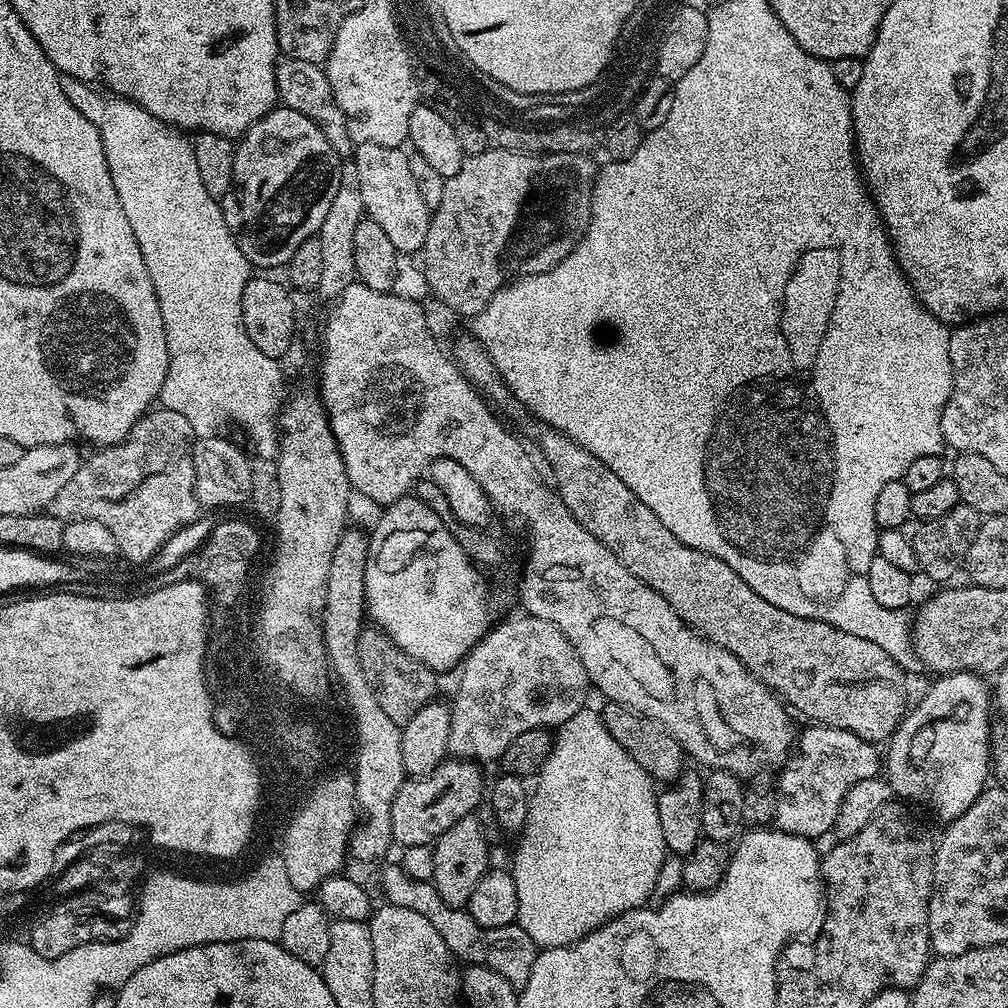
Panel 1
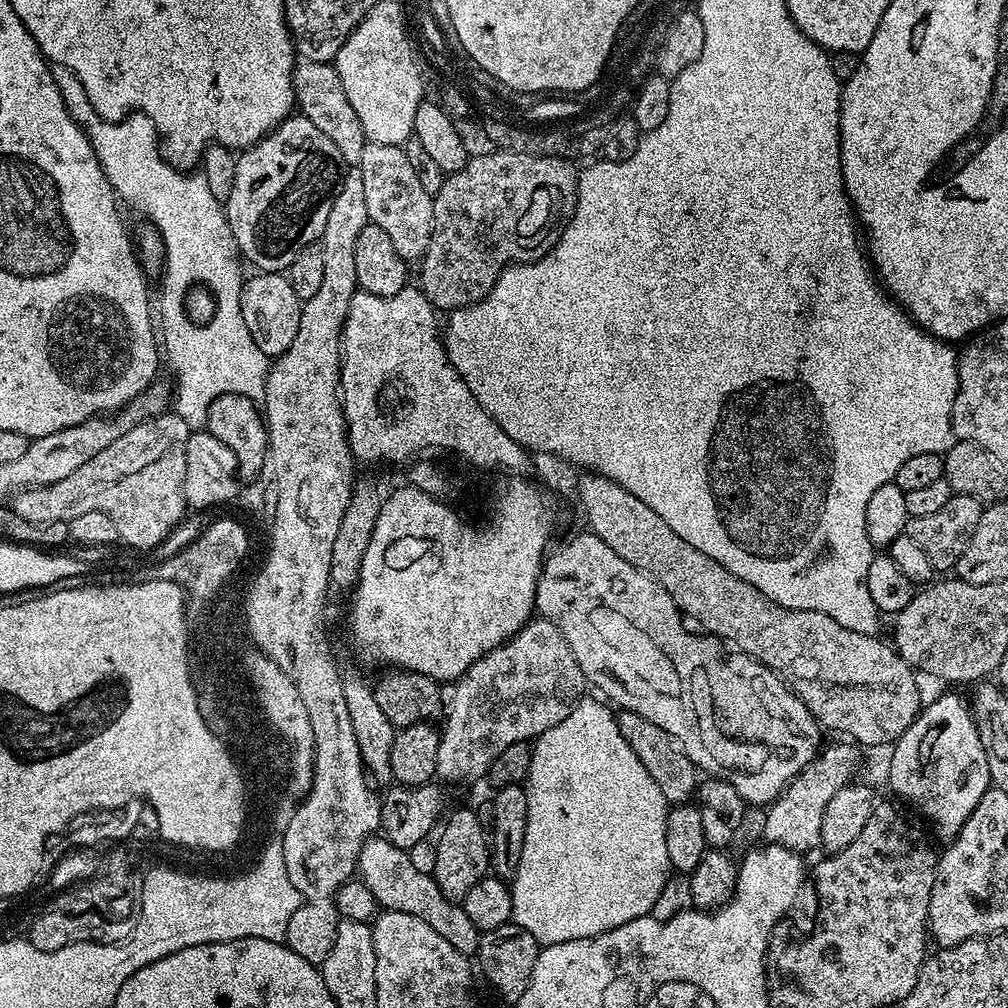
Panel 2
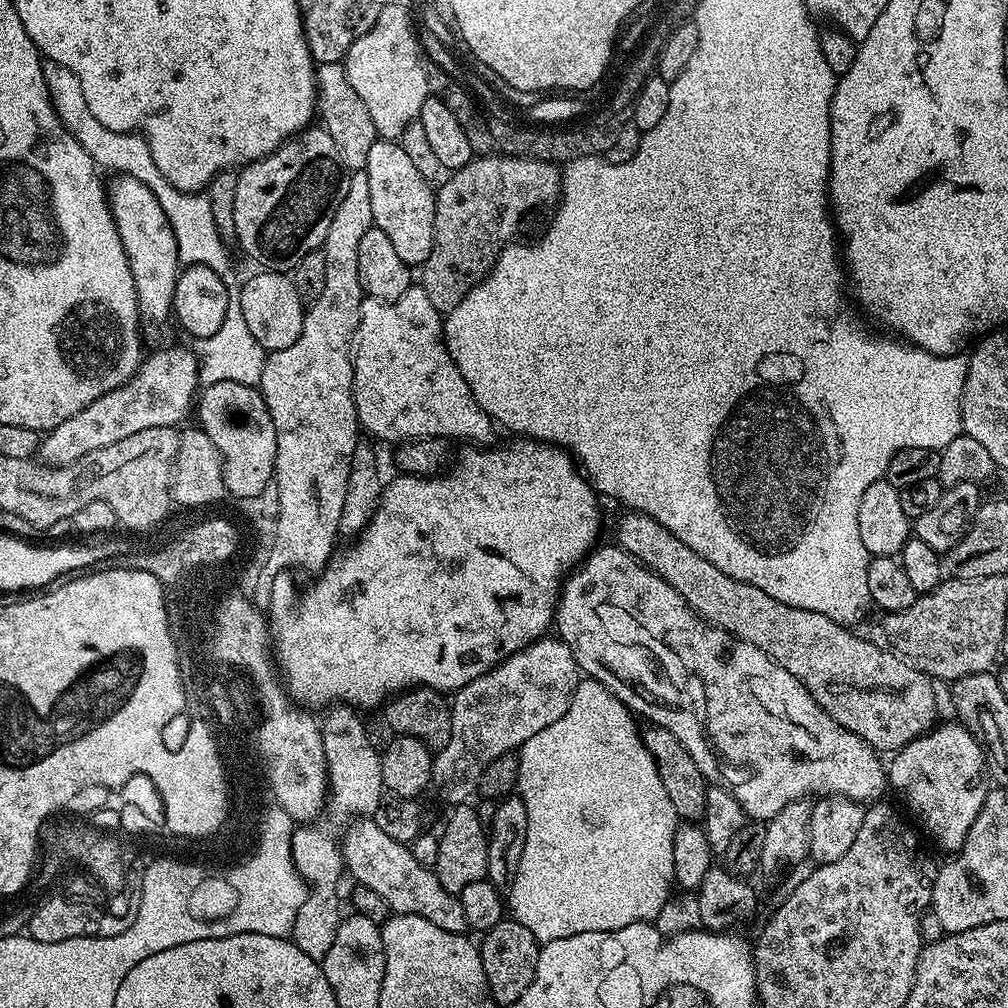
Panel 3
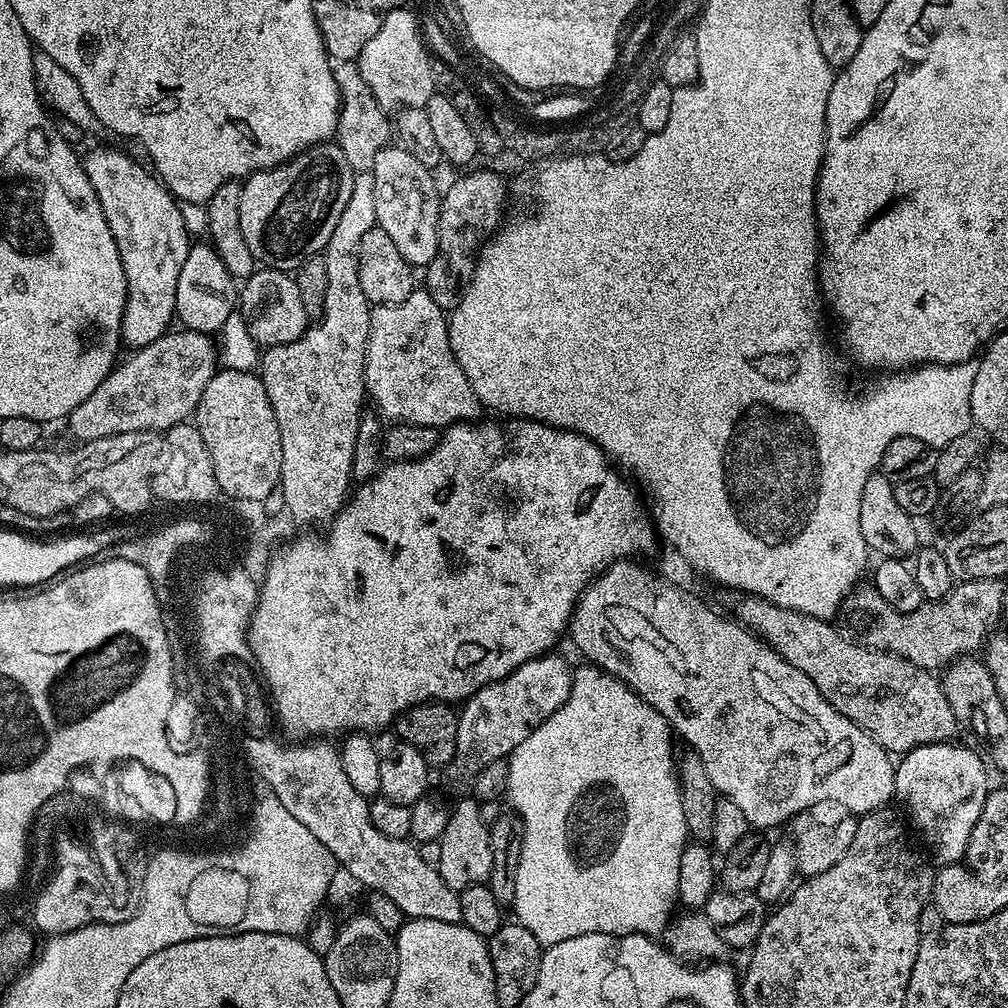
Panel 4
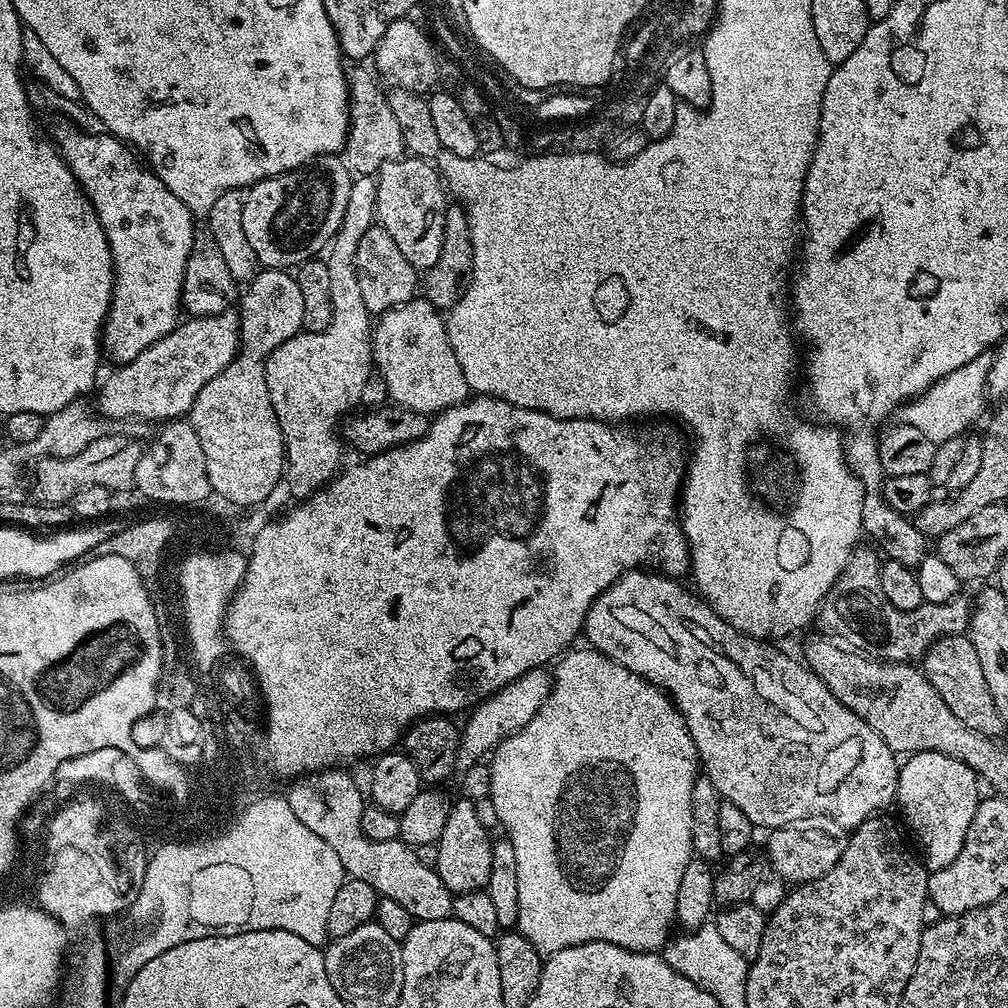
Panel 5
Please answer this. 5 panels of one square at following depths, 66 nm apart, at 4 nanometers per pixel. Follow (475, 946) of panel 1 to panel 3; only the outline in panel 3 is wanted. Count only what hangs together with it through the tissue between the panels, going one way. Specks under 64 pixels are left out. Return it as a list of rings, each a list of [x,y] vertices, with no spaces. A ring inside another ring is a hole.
[[[372,818],[357,819],[348,830],[342,836],[344,866],[347,875],[353,876],[359,887],[374,890],[380,897],[386,898],[393,913],[426,918],[426,922],[434,922],[434,926],[442,926],[442,930],[461,934],[469,931],[459,895],[447,892],[442,882],[438,882],[435,871],[414,858],[409,845],[394,842],[394,838],[385,834]]]

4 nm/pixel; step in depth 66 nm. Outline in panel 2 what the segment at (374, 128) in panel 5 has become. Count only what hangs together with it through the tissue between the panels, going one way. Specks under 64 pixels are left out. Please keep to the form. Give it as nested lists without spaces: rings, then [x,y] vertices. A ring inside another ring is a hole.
[[[322,62],[297,63],[292,70],[292,89],[296,95],[295,107],[299,115],[314,122],[314,126],[318,126],[318,130],[322,130],[322,134],[326,134],[326,138],[330,138],[330,142],[338,146],[338,154],[342,154],[345,165],[359,165],[366,139],[362,123],[350,104],[350,98],[346,98],[342,90],[342,82],[335,67]]]

